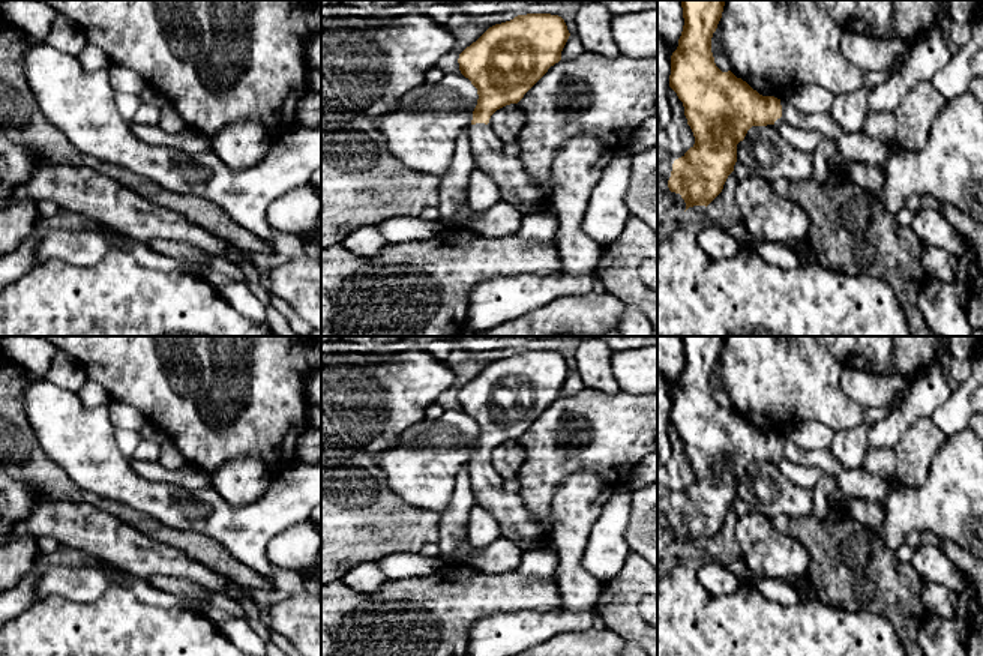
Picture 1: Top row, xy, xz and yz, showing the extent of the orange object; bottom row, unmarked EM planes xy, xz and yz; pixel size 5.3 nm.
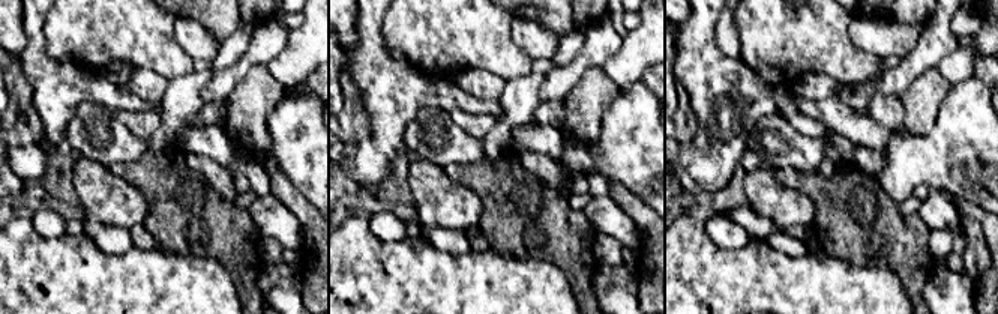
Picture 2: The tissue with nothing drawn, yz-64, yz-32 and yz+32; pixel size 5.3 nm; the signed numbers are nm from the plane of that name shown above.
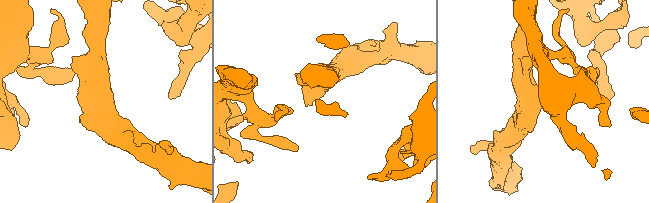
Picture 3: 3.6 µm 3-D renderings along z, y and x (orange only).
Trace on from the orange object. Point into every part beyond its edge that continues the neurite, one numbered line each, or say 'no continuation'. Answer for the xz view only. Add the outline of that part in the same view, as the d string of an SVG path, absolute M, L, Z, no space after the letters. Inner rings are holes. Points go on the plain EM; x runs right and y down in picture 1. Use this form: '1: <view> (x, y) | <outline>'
1: xz (517, 524) | M471 461L470 479L476 504L498 521L503 537L513 540L522 551L548 548L543 527L528 512L519 494L503 491L503 477L489 461Z

